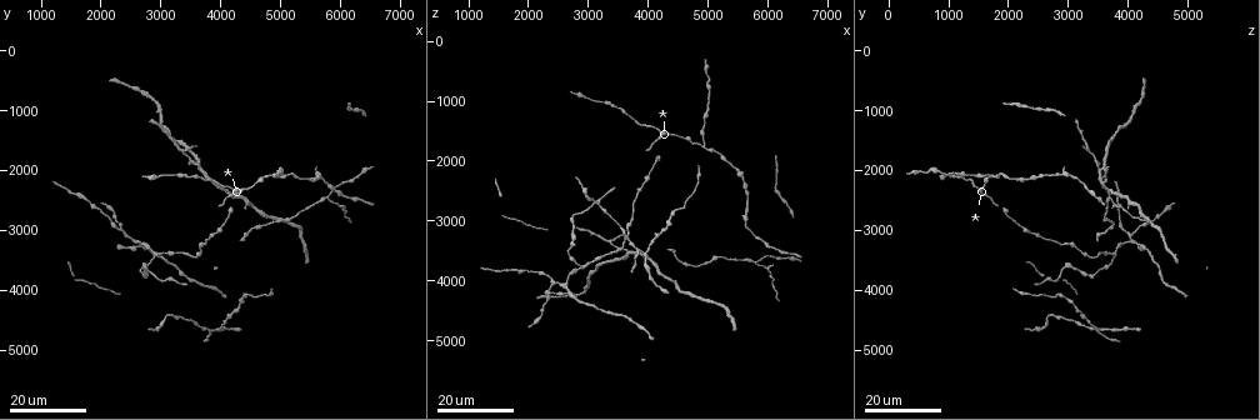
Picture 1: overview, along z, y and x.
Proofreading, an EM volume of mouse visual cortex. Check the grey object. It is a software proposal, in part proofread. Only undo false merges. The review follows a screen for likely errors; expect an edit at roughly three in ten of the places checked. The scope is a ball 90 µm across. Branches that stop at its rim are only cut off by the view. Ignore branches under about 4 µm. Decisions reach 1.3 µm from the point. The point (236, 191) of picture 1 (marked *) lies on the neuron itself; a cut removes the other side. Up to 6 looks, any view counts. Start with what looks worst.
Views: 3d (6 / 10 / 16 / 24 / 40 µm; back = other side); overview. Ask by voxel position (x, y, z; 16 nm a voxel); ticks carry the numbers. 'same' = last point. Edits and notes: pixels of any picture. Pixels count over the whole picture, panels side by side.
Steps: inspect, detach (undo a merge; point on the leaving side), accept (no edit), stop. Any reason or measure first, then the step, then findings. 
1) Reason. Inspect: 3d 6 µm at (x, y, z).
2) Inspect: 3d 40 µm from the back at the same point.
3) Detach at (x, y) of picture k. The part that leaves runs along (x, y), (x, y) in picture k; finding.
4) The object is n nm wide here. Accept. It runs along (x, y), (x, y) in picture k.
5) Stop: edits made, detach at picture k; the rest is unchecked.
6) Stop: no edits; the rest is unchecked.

Three arms meet. Inspect: 3d 16 µm at (5800, 2500, 3700).

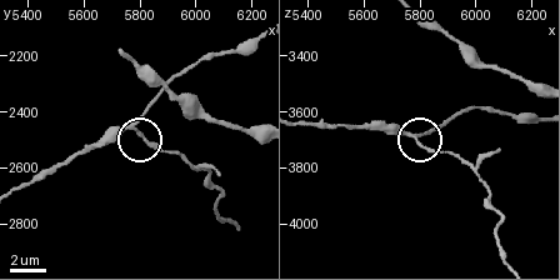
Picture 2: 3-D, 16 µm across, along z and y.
Inspect: 3d 6 µm at (5790, 2470, 3700).

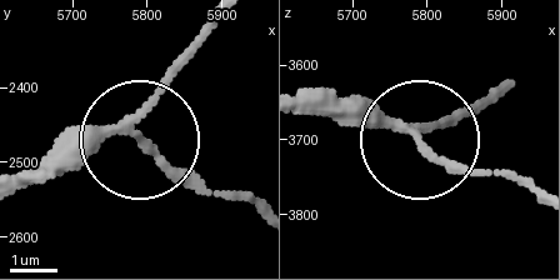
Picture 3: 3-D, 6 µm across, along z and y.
The side arm is 16 µm long; 3 arms meet here. Detach at (180, 175) of picture 3. Two neurons meet here.

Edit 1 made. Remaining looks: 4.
Inspect: overview.

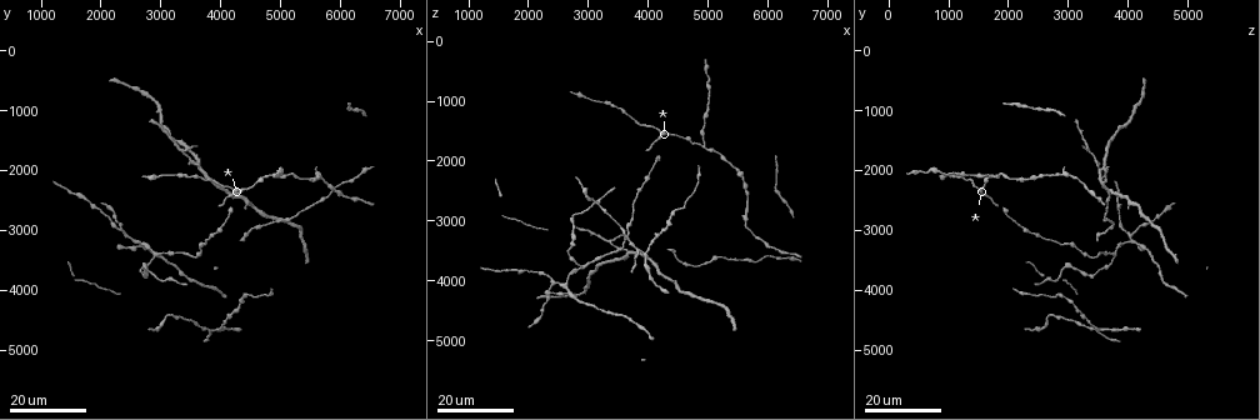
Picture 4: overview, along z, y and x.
Branch point. Inspect: 3d 16 µm at (3850, 4700, 3450).

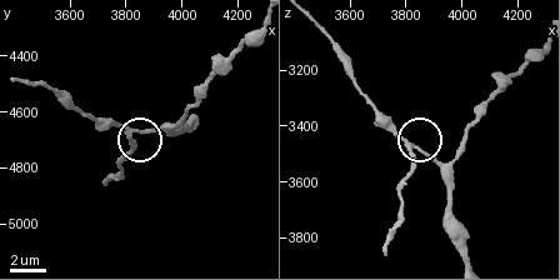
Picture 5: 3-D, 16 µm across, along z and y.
Inspect: 3d 10 µm at (3820, 4670, 3470).

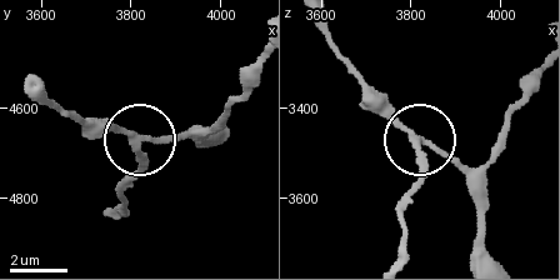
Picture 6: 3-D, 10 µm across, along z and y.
3 arms meet here. Accept. Continuous, no second neuron.

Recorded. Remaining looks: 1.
Stop: edits made, detach at picture 3; the rest is unchecked.

